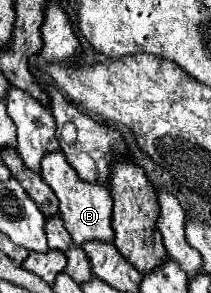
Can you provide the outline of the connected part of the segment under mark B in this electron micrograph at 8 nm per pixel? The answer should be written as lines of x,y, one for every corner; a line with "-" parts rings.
46,153
42,159
42,169
40,169
42,179
52,187
60,201
60,215
64,221
64,227
72,235
76,245
82,245
84,241
112,241
114,231
110,227
110,217
112,217
112,197
110,189
104,183
88,183
78,177
78,173
68,165
64,153

